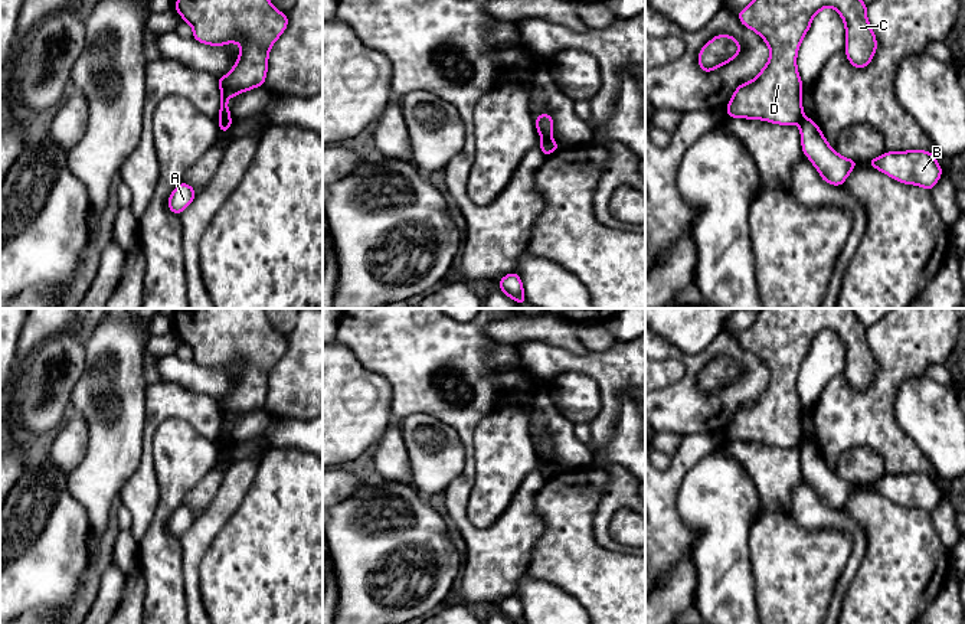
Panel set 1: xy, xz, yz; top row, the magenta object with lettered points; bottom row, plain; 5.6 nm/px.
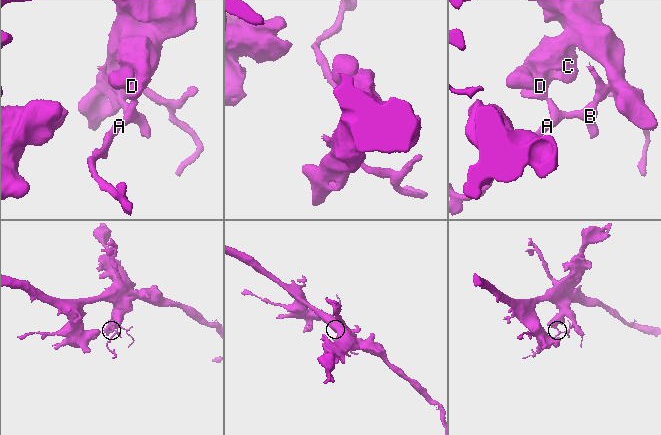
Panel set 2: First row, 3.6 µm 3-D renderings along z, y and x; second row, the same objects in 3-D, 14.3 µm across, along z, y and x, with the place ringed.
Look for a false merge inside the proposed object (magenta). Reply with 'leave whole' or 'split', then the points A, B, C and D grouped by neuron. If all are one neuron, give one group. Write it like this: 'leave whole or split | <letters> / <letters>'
split | A B / C D

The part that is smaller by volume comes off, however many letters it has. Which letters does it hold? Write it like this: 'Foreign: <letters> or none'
Foreign: A, B

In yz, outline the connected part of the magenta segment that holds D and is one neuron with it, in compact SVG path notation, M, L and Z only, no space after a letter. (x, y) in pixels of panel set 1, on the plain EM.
M759 308L753 324L740 333L737 340L766 365L771 378L756 401L735 412L726 431L730 441L763 442L781 448L799 447L804 441L804 406L796 391L796 378L814 339L825 330L837 333L844 343L844 375L848 385L857 392L871 385L877 363L867 342L867 327L856 317L853 308Z

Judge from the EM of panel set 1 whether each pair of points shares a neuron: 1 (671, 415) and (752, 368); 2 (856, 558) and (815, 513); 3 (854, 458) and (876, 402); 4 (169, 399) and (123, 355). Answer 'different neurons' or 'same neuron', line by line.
1: same neuron
2: same neuron
3: different neurons
4: different neurons

